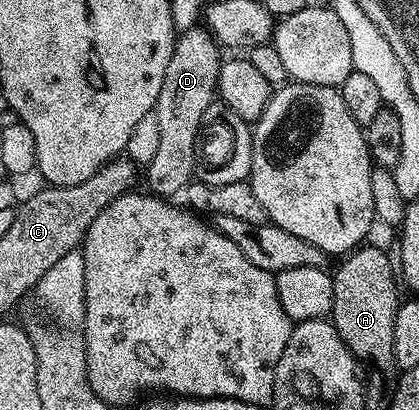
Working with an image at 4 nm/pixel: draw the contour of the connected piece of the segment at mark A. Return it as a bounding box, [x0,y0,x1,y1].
[329,246,401,380]

